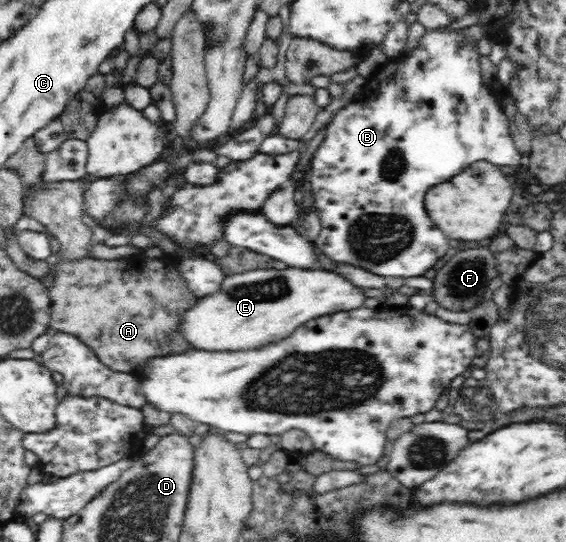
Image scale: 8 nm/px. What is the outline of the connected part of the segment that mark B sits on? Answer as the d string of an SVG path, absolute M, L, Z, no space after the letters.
M439 29L427 31L424 38L420 40L420 46L406 56L396 60L390 60L384 64L363 86L361 94L349 104L340 109L329 122L324 140L320 148L314 152L308 172L308 182L314 197L314 206L321 220L321 231L318 238L314 241L320 250L334 262L346 264L346 266L356 266L364 268L372 274L380 276L394 276L394 278L410 278L410 276L422 276L426 270L435 268L436 262L446 254L448 238L440 228L436 228L424 208L424 198L430 188L436 184L448 182L452 176L464 172L470 164L474 162L486 161L493 165L518 167L521 159L521 152L516 148L510 136L509 123L500 103L500 95L495 95L486 85L481 77L479 60L480 54L476 44L466 41L466 38L456 29Z

